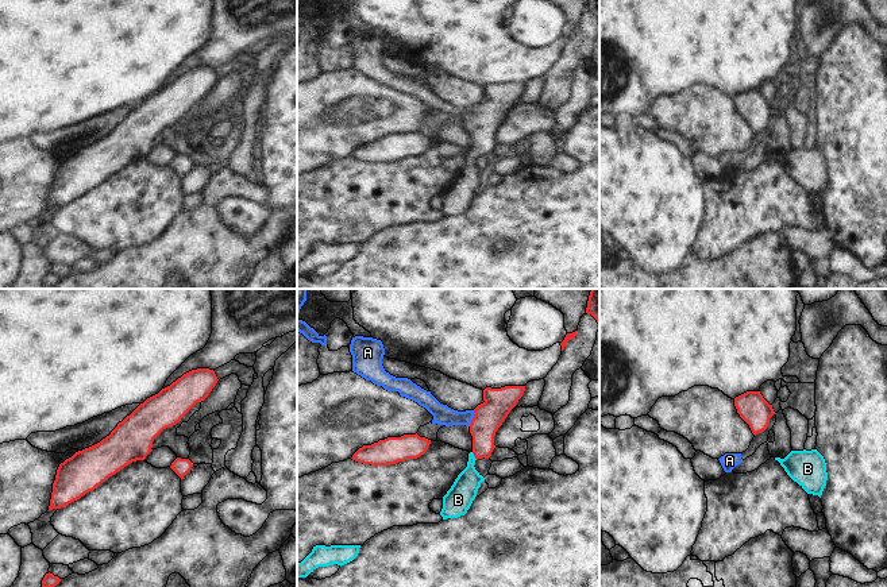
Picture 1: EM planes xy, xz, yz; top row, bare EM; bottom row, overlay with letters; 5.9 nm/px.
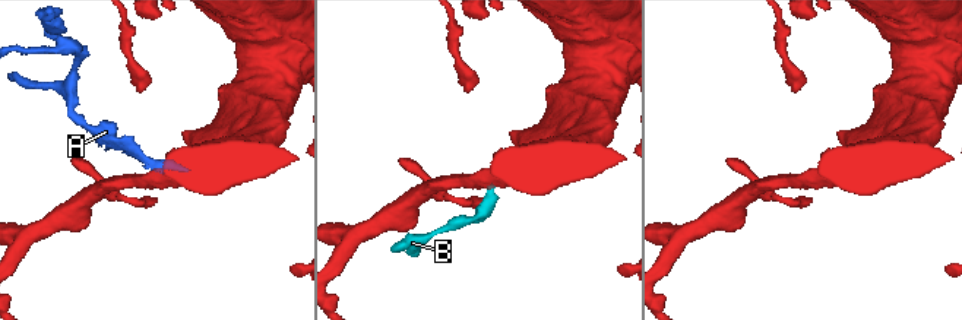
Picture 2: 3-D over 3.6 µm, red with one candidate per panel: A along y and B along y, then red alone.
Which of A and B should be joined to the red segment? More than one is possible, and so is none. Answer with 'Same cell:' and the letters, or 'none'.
Same cell: B

